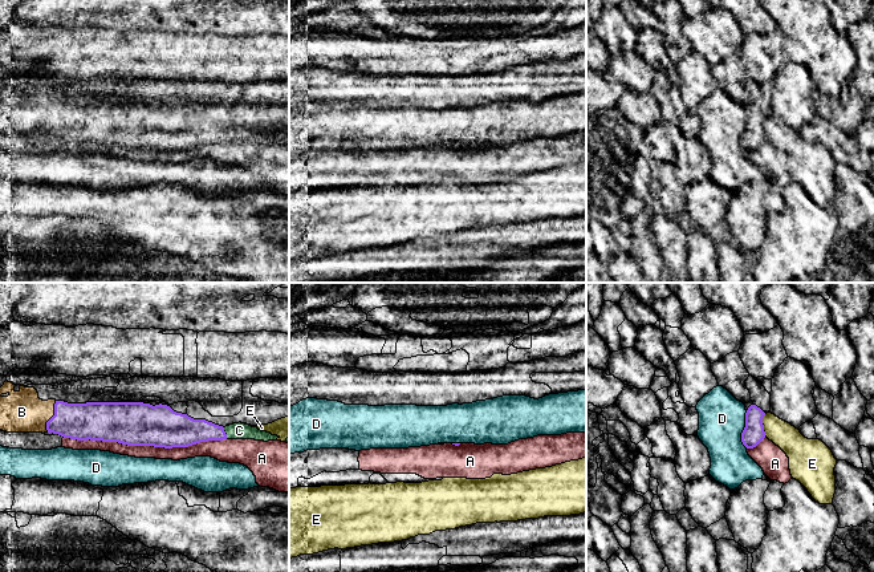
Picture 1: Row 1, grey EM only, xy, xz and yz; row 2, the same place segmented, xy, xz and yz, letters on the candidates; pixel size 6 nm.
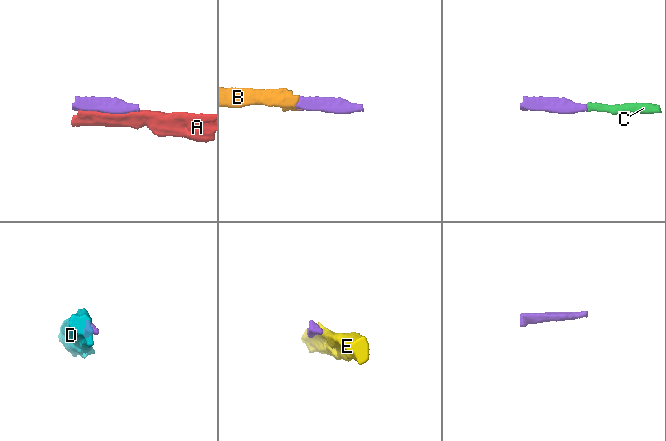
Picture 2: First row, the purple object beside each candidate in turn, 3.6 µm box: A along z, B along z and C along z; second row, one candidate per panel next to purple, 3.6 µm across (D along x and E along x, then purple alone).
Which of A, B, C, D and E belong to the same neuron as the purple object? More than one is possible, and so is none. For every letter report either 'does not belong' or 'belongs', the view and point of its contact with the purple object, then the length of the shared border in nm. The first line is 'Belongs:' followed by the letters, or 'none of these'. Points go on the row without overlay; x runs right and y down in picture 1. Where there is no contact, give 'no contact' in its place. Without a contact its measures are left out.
Belongs: B, C
A: does not belong; contact xy (145, 147); length 1000 nm
B: belongs; contact xy (52, 120); length 200 nm
C: belongs; contact xy (224, 136); length 80 nm
D: does not belong; contact yz (744, 132); length 240 nm
E: does not belong; contact yz (763, 128); length 140 nm

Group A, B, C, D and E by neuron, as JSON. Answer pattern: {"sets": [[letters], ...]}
{"sets": [["A"], ["B", "C"], ["D"], ["E"]]}

